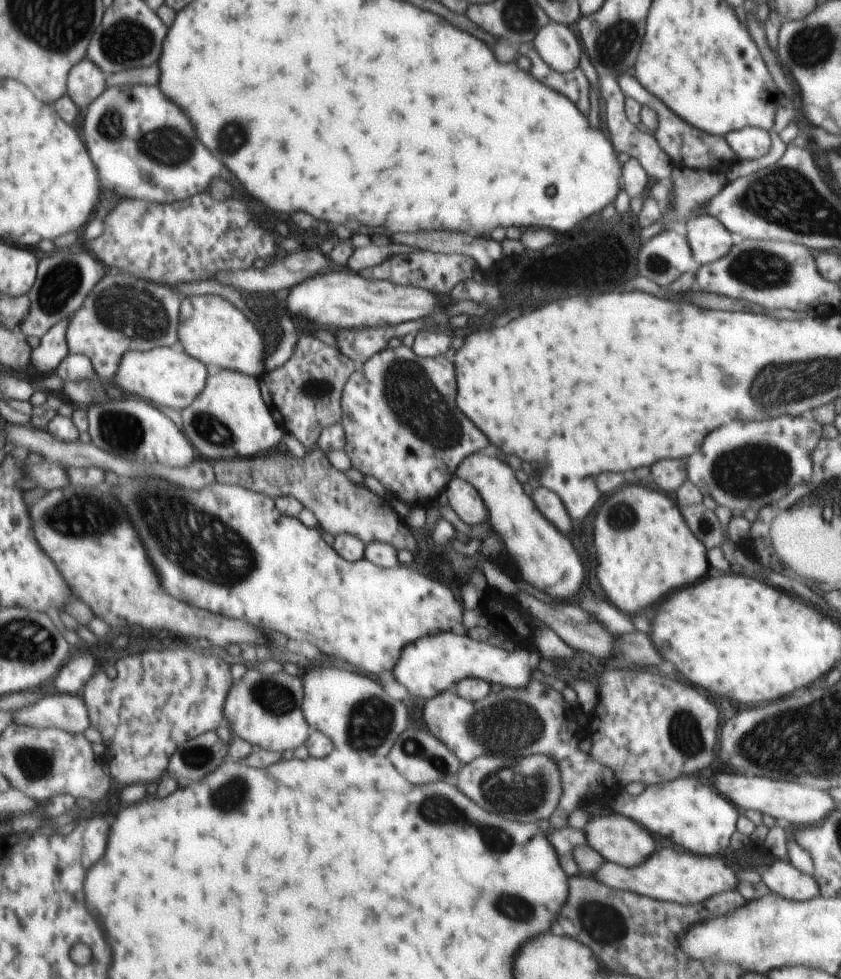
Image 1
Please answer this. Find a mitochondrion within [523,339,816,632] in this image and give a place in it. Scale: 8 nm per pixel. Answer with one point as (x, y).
(750, 471)

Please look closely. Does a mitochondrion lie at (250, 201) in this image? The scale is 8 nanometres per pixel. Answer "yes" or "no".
no

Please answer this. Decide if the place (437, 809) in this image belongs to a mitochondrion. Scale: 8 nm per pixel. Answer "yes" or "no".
yes

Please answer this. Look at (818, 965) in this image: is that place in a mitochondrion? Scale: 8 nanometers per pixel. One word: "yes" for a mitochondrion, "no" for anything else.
no

